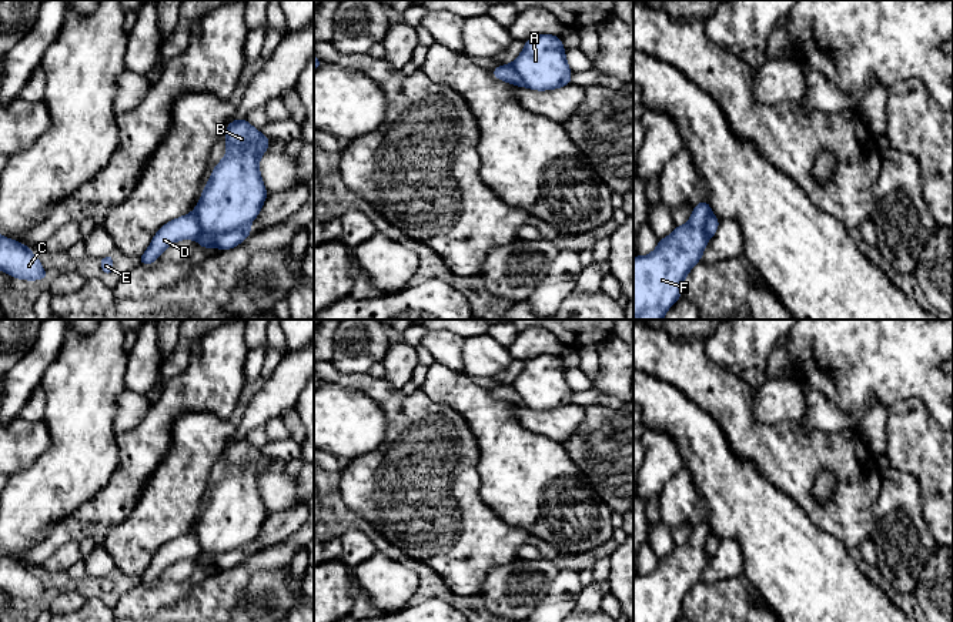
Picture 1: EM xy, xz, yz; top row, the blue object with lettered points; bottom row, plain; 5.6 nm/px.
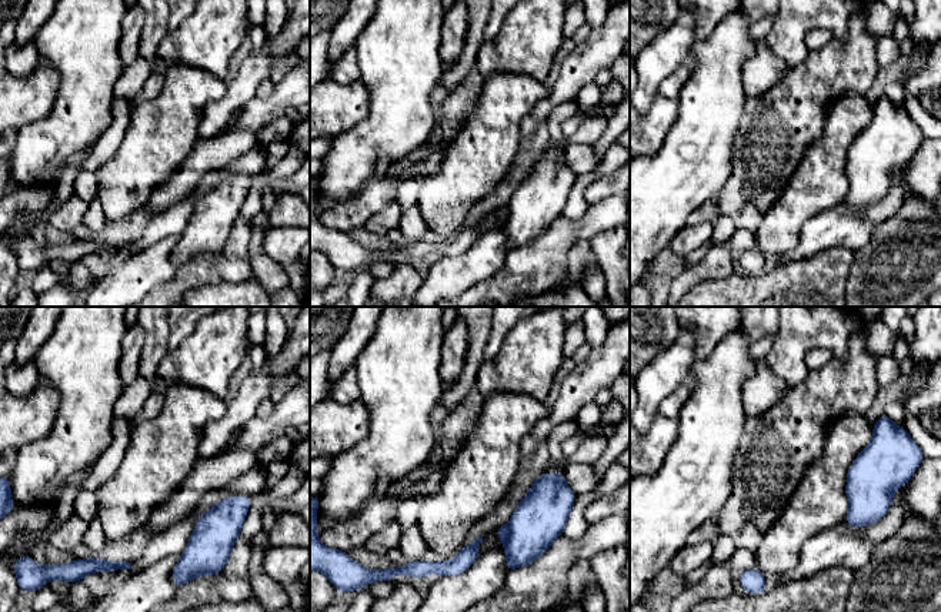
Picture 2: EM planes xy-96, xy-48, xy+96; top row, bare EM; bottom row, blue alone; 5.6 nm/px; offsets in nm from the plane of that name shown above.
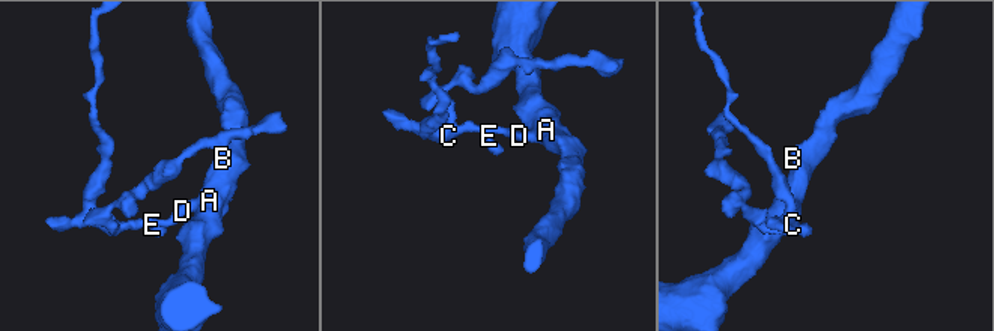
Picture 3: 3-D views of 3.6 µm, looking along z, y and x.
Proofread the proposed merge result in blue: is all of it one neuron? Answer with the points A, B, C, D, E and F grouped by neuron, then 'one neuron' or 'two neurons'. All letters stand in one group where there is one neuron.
groups A B F / C D E; two neurons

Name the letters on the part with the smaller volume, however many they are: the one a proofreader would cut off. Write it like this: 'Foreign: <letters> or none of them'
Foreign: C, D, E

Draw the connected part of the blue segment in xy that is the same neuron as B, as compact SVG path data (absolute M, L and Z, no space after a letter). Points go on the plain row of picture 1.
M245 438L233 439L223 454L227 459L224 478L213 488L210 499L205 502L201 518L194 528L201 554L197 556L203 568L215 568L215 559L233 549L255 539L268 515L264 506L258 481L265 474L272 458L264 457Z

